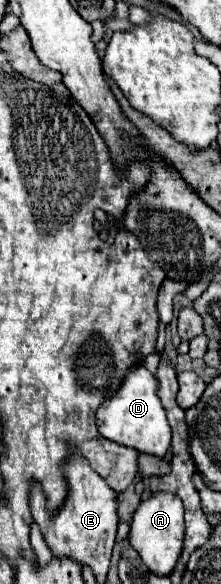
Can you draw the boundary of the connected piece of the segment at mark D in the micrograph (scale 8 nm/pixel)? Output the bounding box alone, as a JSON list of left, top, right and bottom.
[98,366,172,458]

